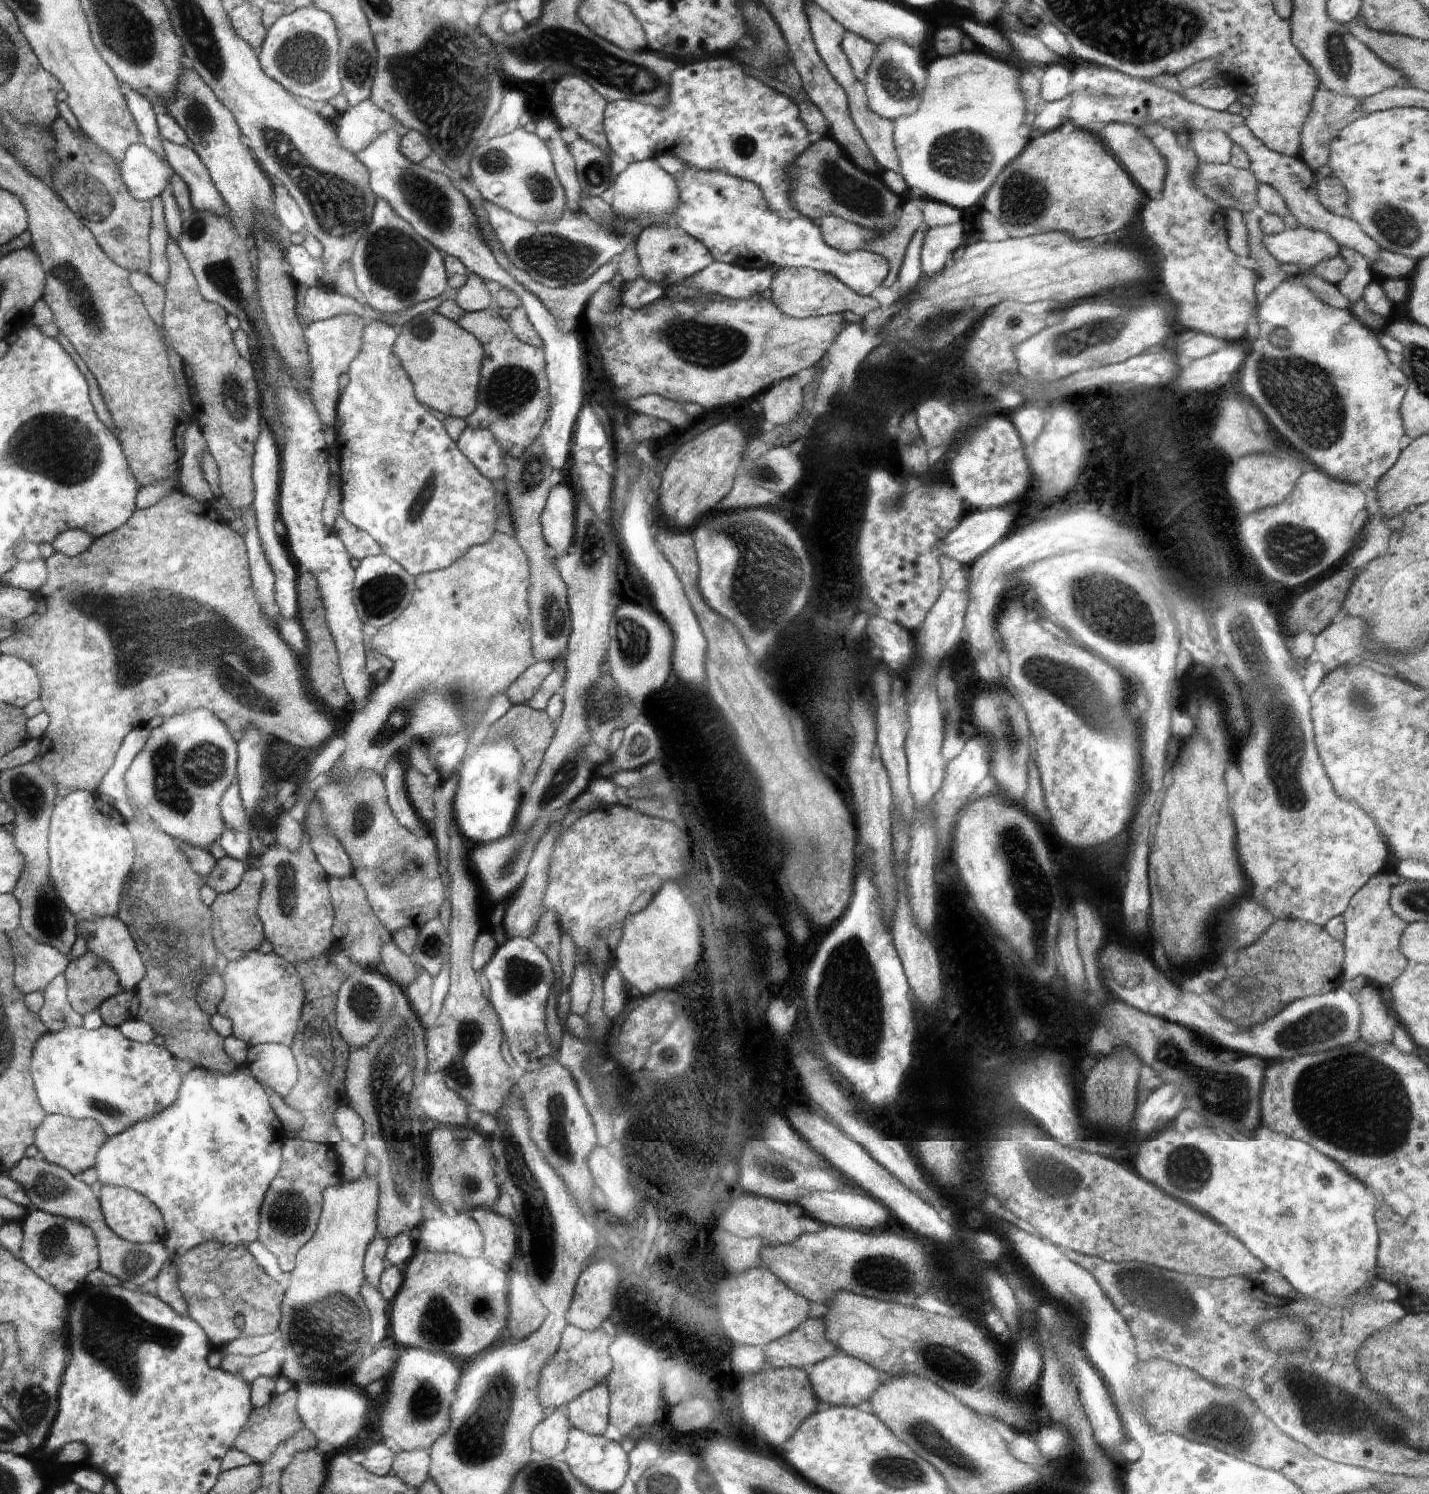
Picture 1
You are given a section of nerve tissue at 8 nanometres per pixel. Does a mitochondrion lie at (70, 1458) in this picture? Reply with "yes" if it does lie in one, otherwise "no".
no

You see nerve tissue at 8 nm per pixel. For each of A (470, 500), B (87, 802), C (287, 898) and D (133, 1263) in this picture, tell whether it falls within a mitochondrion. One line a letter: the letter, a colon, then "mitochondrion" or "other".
A: other
B: other
C: mitochondrion
D: mitochondrion

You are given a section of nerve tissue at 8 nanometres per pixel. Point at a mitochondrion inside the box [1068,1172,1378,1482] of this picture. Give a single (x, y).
(1213, 1419)

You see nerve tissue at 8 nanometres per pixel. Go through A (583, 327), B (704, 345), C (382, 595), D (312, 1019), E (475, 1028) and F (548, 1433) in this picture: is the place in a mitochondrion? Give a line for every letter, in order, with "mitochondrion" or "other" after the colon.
A: other
B: mitochondrion
C: mitochondrion
D: mitochondrion
E: mitochondrion
F: other

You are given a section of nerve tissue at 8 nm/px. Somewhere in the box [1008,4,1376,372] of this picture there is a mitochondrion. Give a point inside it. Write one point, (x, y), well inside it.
(1338, 53)

